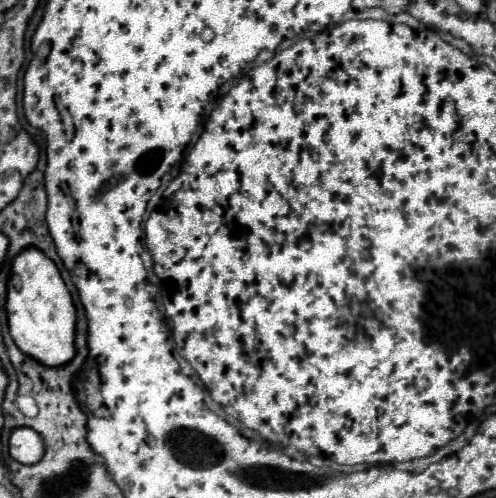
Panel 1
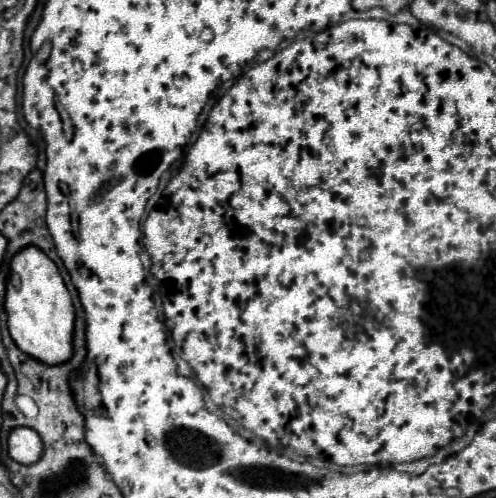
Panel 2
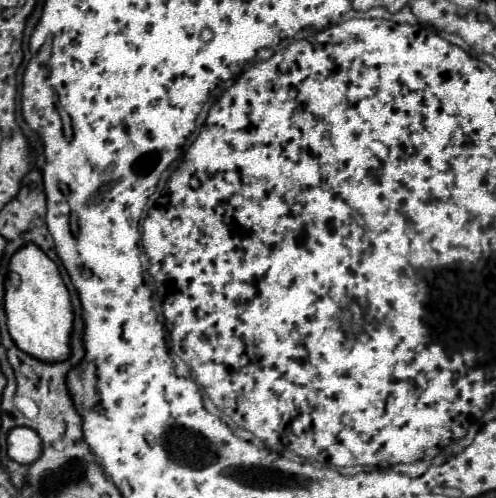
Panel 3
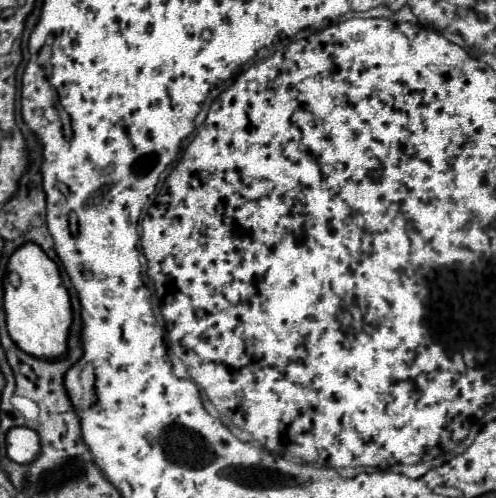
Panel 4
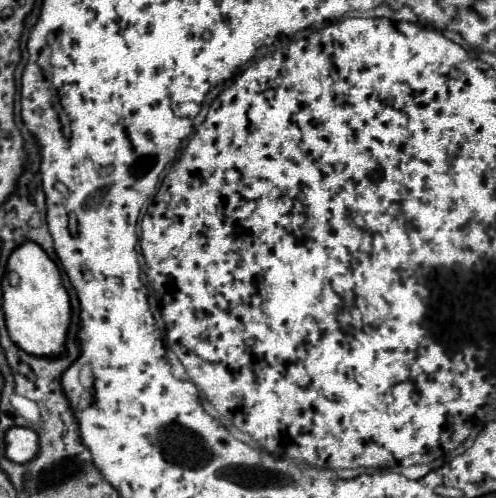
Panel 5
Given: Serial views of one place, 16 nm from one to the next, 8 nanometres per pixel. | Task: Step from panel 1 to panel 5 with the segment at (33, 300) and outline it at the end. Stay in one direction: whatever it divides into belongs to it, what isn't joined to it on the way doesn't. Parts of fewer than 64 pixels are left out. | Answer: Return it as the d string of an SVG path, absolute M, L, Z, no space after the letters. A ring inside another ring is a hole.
M24 242L8 258L8 270L18 274L18 286L4 284L4 314L12 342L24 352L40 358L56 358L66 350L66 334L72 320L70 298L62 286L58 266L46 256L46 252L34 244Z

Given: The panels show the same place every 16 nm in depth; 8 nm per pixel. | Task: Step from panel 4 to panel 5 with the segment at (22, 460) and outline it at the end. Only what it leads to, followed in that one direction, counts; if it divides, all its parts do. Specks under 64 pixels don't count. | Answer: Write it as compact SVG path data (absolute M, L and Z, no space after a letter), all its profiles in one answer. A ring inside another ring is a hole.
M14 426L6 432L6 456L12 462L28 464L30 460L36 458L38 450L40 450L40 444L38 444L36 430Z

